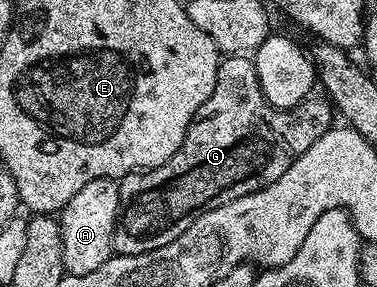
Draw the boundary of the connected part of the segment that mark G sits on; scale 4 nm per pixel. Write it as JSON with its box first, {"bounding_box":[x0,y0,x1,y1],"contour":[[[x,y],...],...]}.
{"bounding_box":[113,54,335,256],"contour":[[[245,54],[226,55],[217,71],[215,90],[211,90],[211,98],[207,98],[207,102],[203,102],[203,106],[197,111],[193,121],[189,123],[189,129],[179,146],[179,150],[175,150],[175,154],[171,154],[171,158],[167,158],[167,162],[163,162],[163,166],[146,168],[140,172],[131,172],[127,176],[120,177],[121,210],[117,214],[117,225],[113,231],[114,253],[119,256],[134,256],[135,254],[150,252],[159,246],[167,246],[167,242],[175,242],[175,238],[179,238],[179,234],[183,234],[187,230],[187,226],[191,226],[191,222],[195,222],[195,218],[199,218],[205,212],[215,210],[227,202],[235,202],[235,198],[243,198],[247,194],[258,192],[260,188],[266,188],[268,184],[278,180],[287,170],[287,166],[291,166],[291,162],[295,162],[295,158],[299,158],[299,154],[303,154],[303,150],[307,150],[307,146],[311,146],[316,142],[328,128],[334,127],[335,120],[333,120],[333,116],[335,117],[335,109],[332,103],[323,98],[320,98],[321,100],[312,99],[306,98],[294,108],[273,108],[267,102],[267,98],[259,86],[256,63]]]}

